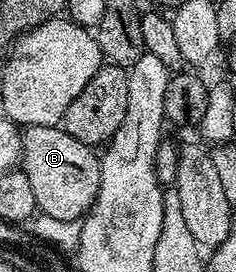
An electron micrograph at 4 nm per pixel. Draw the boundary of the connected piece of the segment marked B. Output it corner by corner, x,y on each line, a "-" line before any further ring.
27,125
20,130
22,155
20,164
37,192
37,207
54,219
81,221
95,203
99,191
100,156
94,146
79,143
60,125

